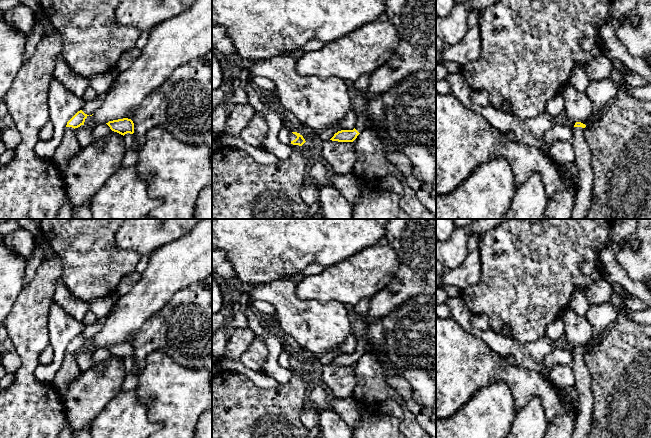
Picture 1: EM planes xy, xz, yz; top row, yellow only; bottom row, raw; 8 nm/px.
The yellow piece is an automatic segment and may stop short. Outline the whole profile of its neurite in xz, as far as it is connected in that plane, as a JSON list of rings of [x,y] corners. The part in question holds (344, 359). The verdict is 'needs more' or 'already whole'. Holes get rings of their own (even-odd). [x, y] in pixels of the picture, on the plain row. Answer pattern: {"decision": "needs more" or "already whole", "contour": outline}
{"decision": "needs more", "contour": [[[345,305],[351,323],[353,335],[357,338],[357,346],[353,354],[341,354],[330,363],[338,366],[353,366],[357,360],[367,352],[367,326],[353,311],[353,306]]]}

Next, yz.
{"decision": "needs more", "contour": [[[576,346],[573,351],[574,360],[571,366],[575,375],[574,387],[577,390],[580,410],[576,420],[576,429],[573,432],[572,438],[588,438],[588,435],[592,430],[592,376],[584,361],[585,351],[586,349],[581,346]]]}

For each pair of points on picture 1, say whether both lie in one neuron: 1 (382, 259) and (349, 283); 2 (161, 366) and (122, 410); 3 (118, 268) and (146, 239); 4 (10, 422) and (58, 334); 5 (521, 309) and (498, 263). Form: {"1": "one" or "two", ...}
{"1": "one", "2": "two", "3": "two", "4": "two", "5": "one"}

